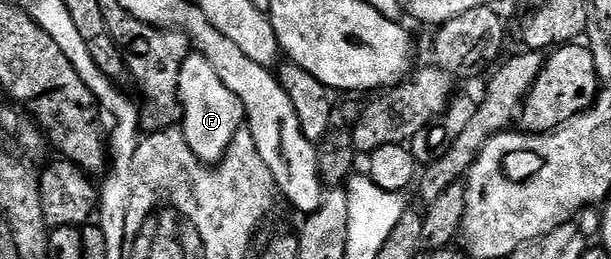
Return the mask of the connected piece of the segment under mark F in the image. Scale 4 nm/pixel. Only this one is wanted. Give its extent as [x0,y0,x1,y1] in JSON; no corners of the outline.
[180,53,245,165]

